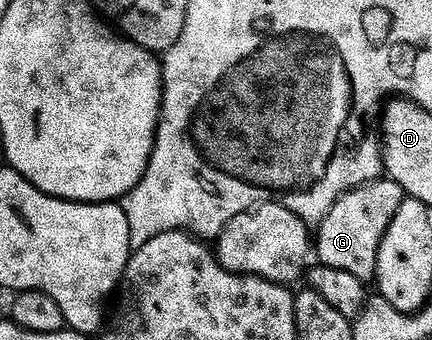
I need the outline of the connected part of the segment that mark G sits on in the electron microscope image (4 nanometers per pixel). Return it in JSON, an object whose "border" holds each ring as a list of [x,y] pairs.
{"border":[[[381,177],[373,182],[365,183],[354,191],[347,191],[338,202],[331,207],[325,219],[321,219],[314,231],[314,255],[317,260],[331,267],[346,269],[346,273],[354,273],[354,277],[368,281],[376,274],[376,250],[398,209],[400,202],[406,198],[404,190],[392,179]]]}

